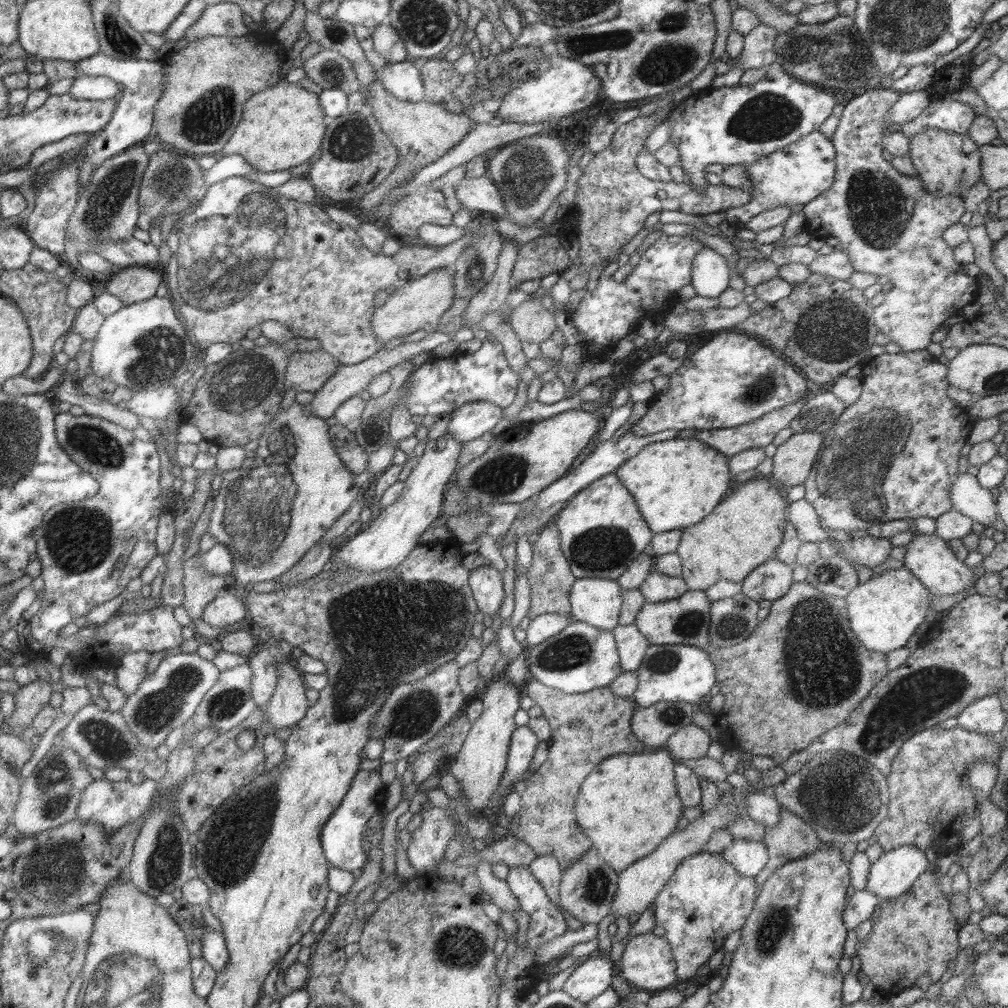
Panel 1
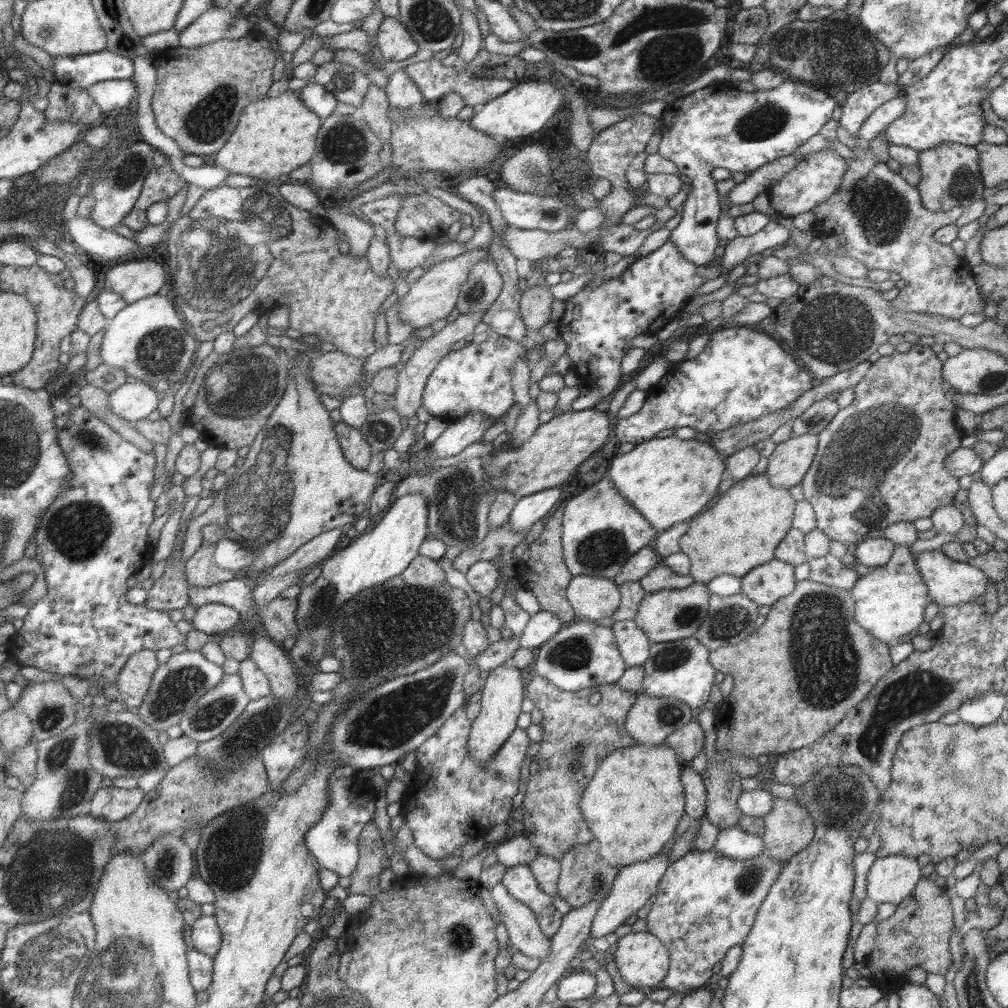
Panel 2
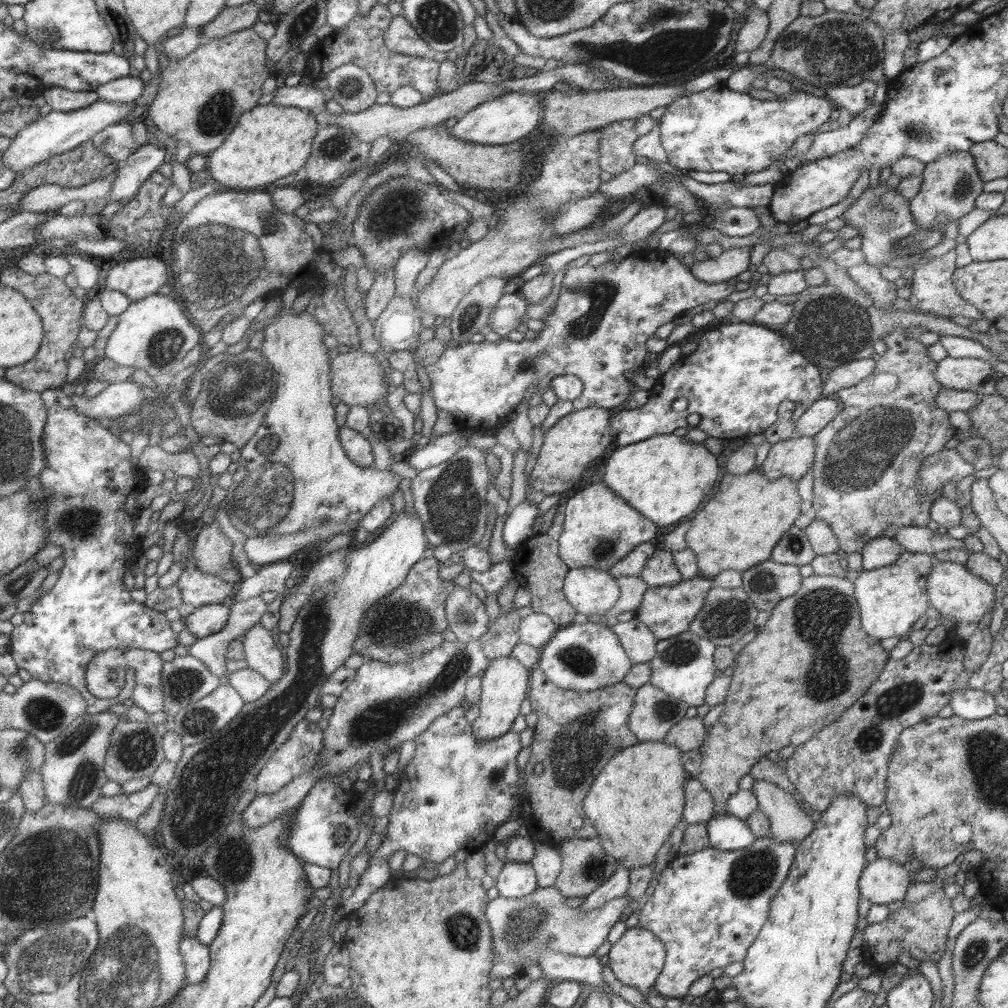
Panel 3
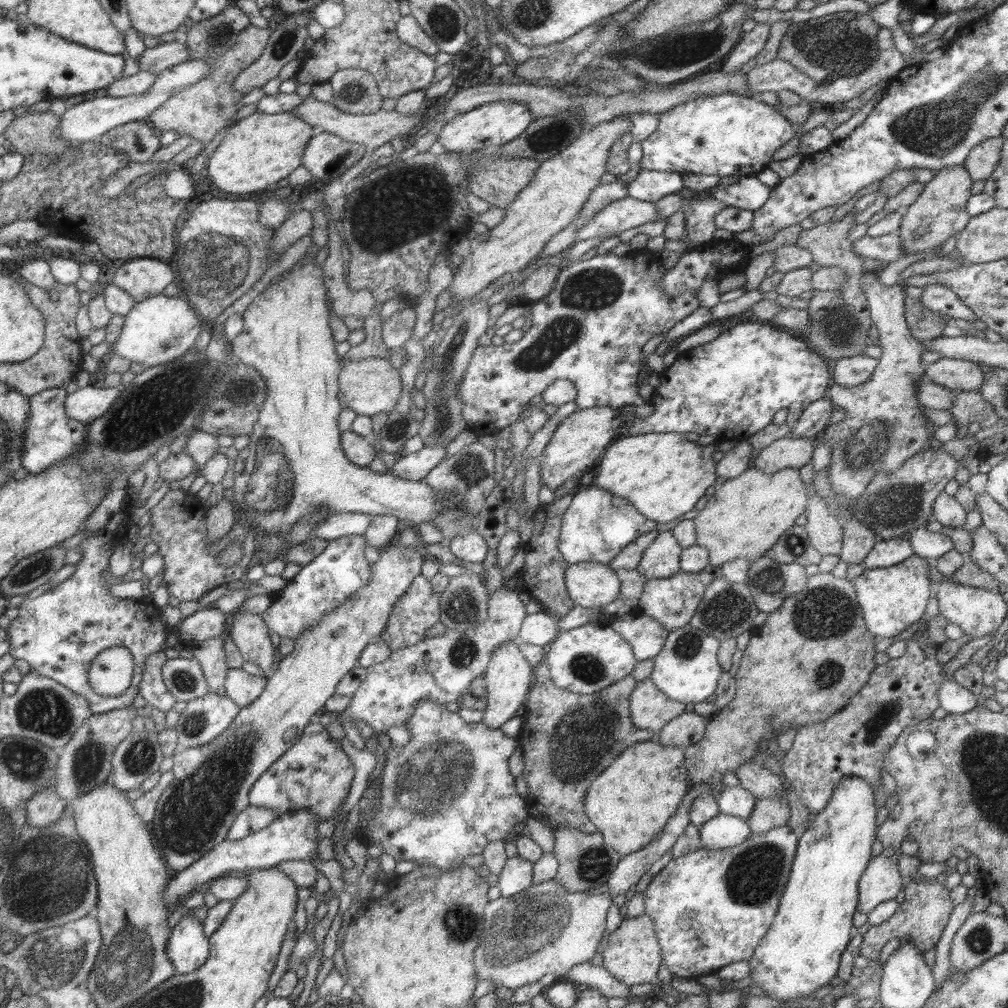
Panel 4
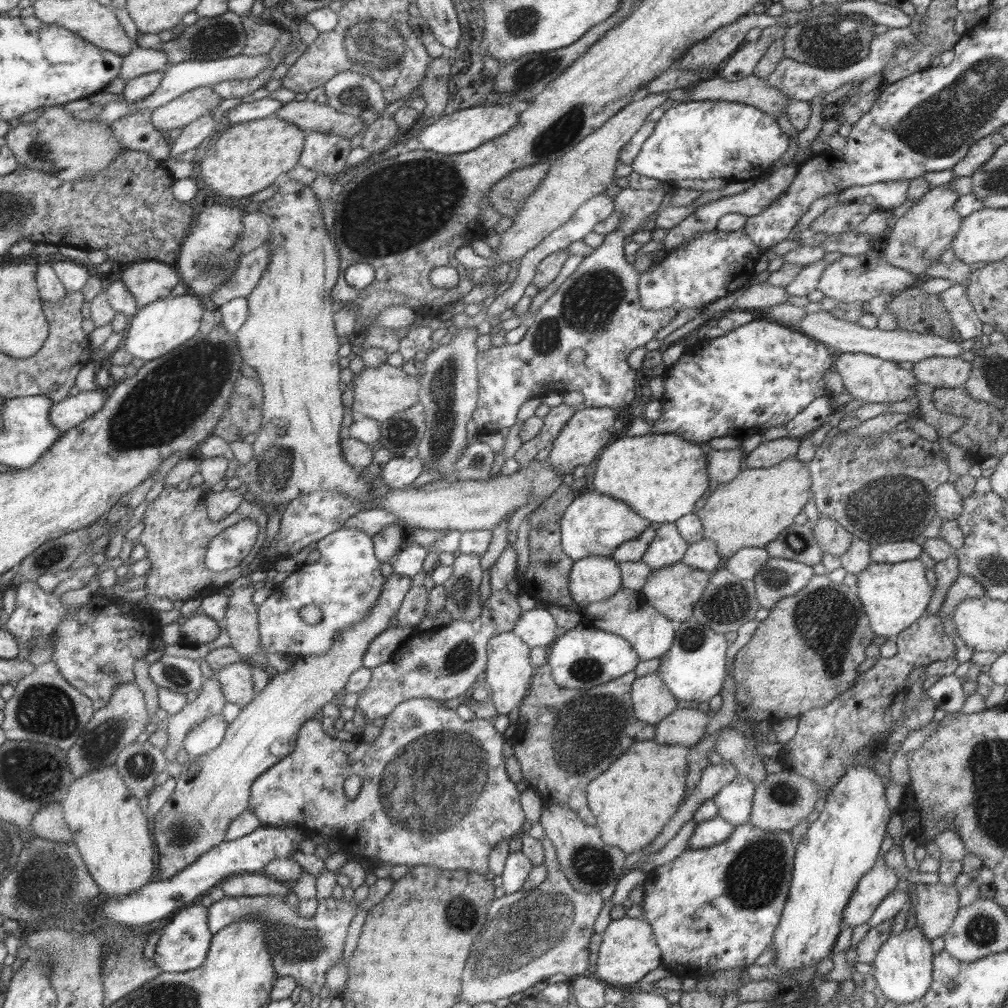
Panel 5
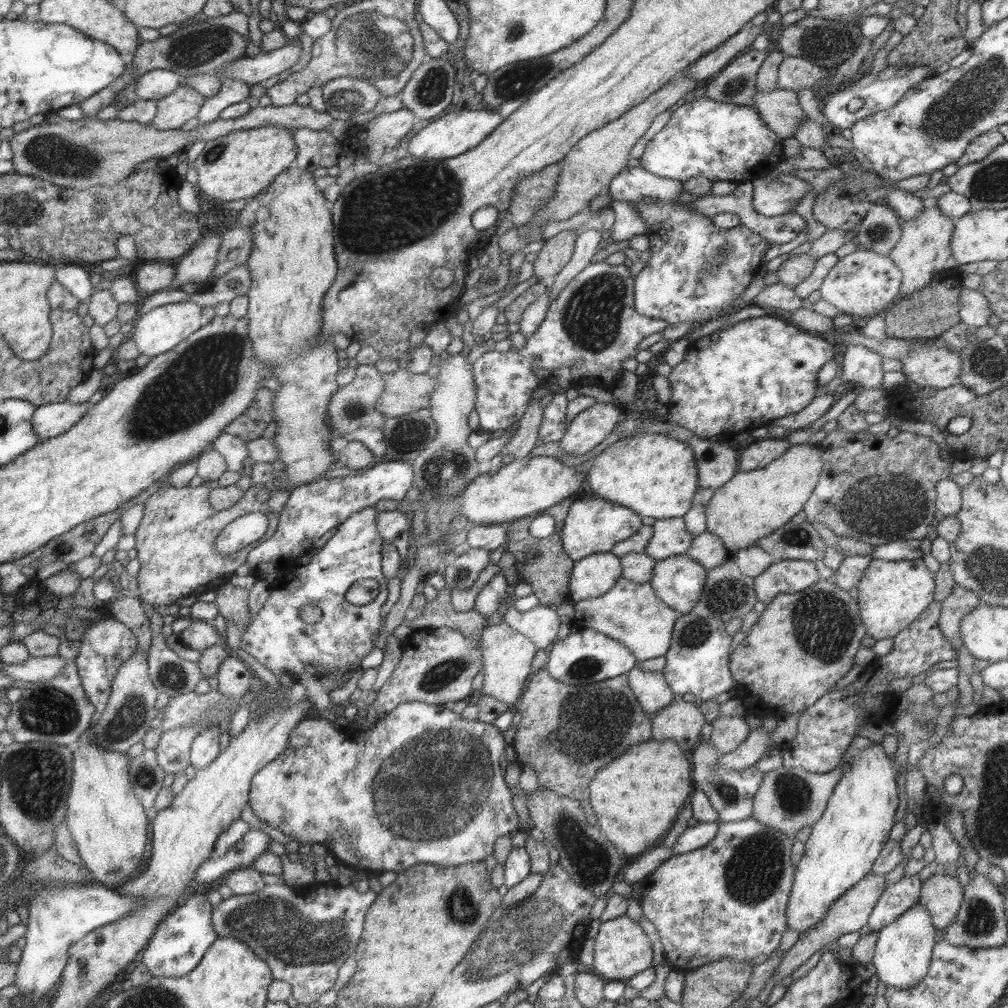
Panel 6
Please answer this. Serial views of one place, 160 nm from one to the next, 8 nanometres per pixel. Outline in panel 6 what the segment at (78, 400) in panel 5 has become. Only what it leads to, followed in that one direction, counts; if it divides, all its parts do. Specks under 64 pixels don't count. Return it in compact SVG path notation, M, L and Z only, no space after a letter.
M88 400L82 404L64 401L35 407L30 420L32 432L39 442L63 434L83 416L87 406L91 406Z

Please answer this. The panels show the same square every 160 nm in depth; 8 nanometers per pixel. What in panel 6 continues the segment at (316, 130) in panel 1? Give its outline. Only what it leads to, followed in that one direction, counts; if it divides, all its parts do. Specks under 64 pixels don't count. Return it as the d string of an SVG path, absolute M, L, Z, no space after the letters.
M275 125L234 130L208 140L192 162L197 174L195 188L209 199L221 202L253 198L283 170L293 165L297 154L291 130Z

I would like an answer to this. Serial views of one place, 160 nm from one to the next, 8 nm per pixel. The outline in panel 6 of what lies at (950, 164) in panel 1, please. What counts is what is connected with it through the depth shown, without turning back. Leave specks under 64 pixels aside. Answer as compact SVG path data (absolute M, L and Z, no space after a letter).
M932 201L924 207L924 211L917 218L902 221L900 239L897 241L895 248L888 254L894 265L901 271L902 279L898 290L900 298L925 288L932 281L934 274L943 268L945 260L951 256L950 240L953 227L954 220L941 214L939 209L932 204Z

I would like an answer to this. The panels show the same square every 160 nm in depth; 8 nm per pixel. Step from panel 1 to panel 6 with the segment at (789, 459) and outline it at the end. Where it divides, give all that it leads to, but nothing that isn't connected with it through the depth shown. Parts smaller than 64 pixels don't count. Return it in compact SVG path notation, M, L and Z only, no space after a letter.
M759 438L739 454L739 471L760 469L779 458L791 444L786 439Z

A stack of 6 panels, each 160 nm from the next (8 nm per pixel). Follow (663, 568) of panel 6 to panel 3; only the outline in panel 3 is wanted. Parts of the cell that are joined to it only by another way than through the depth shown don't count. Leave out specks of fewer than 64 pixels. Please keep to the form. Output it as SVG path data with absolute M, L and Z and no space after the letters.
M699 574L688 579L681 579L671 586L648 587L640 605L635 608L633 618L643 622L658 640L675 636L688 630L691 620L703 606L707 592L714 585L713 579Z

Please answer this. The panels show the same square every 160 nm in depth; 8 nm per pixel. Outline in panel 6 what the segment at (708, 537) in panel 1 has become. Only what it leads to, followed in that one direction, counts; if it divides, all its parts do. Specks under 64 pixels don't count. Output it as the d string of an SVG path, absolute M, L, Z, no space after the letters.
M807 443L791 445L779 458L771 460L767 466L760 469L737 471L723 486L714 489L712 497L704 508L706 516L706 531L715 534L730 553L751 546L757 539L772 533L776 528L789 521L797 512L803 510L805 501L819 480L823 462L817 450L817 443L807 446Z

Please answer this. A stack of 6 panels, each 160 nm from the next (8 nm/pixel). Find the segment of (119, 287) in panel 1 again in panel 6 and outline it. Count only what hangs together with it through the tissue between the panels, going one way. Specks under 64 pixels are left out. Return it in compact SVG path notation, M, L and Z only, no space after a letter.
M164 261L142 262L132 277L137 284L139 303L150 294L168 288L173 278L173 263Z

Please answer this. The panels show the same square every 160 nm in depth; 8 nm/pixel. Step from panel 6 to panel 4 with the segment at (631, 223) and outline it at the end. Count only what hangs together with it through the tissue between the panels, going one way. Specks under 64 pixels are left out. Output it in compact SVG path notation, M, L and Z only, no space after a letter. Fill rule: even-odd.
M640 169L635 179L626 184L626 194L649 202L657 202L666 194L684 190L682 174ZM606 251L602 254L596 254L587 260L577 261L576 263L566 264L561 266L559 274L554 282L554 287L538 301L535 301L530 306L530 313L532 318L532 324L529 326L527 332L523 333L522 338L514 344L503 343L501 346L477 346L477 349L471 354L471 361L467 363L467 369L463 372L463 379L459 383L459 391L457 391L457 398L463 402L462 415L466 426L469 429L475 430L475 432L481 432L481 434L491 434L493 430L500 430L513 424L515 420L519 418L519 415L526 408L531 398L535 395L541 395L549 385L553 385L553 382L561 380L567 380L573 384L576 391L576 402L578 409L591 408L593 406L606 406L615 409L623 405L637 405L644 404L645 391L642 388L637 387L637 375L639 372L639 366L643 364L645 359L641 356L641 348L654 336L667 333L677 322L680 322L694 312L699 307L699 301L697 301L696 293L693 292L681 292L675 295L669 295L665 292L661 292L654 282L665 272L665 268L659 262L651 262L647 255L641 255L638 253L630 253L624 257L613 255L611 251Z

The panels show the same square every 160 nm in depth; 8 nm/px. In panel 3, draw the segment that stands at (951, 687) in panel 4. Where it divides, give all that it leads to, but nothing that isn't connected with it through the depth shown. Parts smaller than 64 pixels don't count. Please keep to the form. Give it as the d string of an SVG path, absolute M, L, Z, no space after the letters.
M957 689L950 694L949 706L954 715L967 720L990 717L995 713L993 694L975 689Z

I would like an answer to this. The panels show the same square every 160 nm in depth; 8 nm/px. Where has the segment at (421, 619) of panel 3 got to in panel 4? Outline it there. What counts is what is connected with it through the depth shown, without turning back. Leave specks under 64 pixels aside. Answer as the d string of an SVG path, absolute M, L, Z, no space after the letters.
M418 574L411 581L405 593L395 601L391 614L388 616L385 630L380 637L390 646L391 651L405 646L413 646L416 642L425 638L423 632L433 626L440 616L438 598L439 594L431 590L430 582L423 575Z

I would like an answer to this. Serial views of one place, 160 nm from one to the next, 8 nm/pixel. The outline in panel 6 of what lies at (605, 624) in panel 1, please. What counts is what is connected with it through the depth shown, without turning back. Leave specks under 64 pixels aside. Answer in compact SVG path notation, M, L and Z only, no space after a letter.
M611 551L574 561L568 582L569 600L579 602L607 593L622 576L620 557Z

